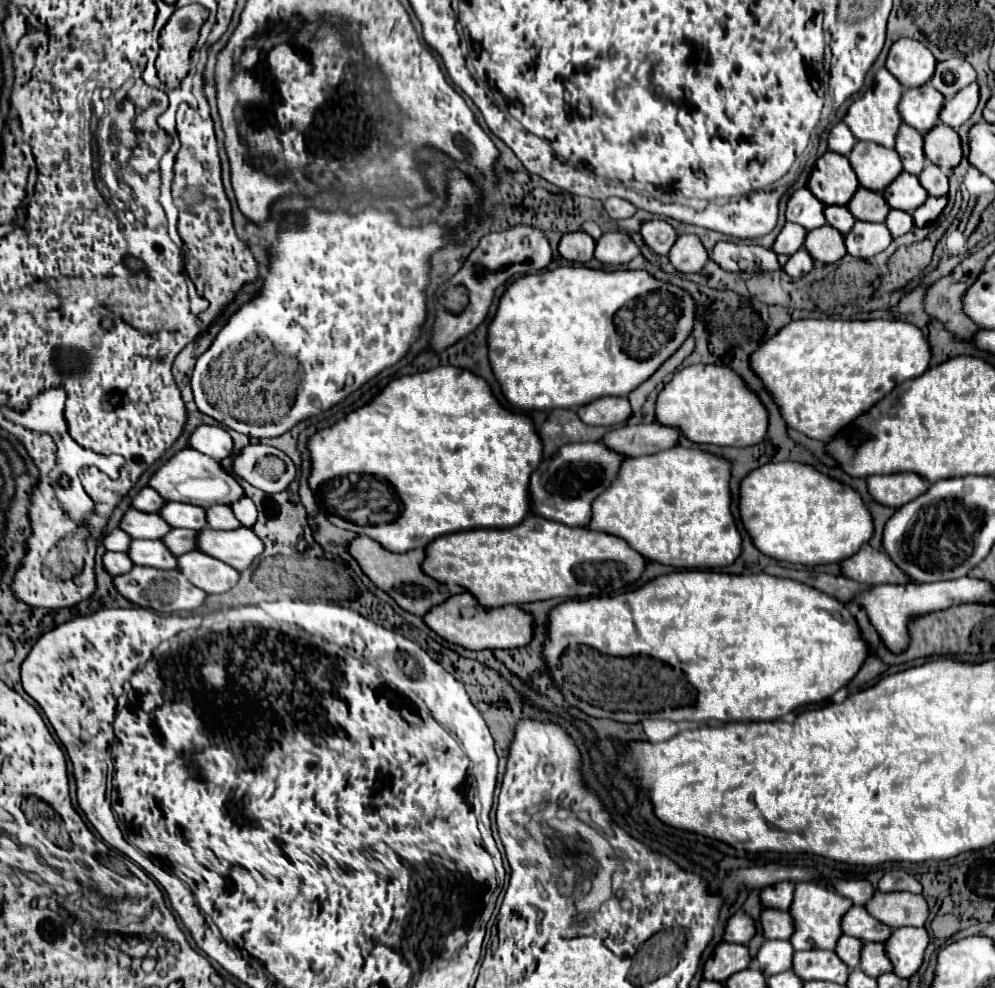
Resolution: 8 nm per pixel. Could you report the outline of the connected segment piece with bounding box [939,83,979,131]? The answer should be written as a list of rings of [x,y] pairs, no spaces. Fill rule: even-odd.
[[[971,83],[963,87],[953,99],[945,101],[939,113],[939,121],[957,131],[973,115],[977,103],[979,103],[979,87],[977,83]]]

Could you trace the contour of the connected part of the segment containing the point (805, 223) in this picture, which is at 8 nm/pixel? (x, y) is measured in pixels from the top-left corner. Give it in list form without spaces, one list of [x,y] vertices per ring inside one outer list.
[[[803,187],[791,195],[791,199],[787,201],[785,215],[787,215],[787,221],[797,223],[797,225],[805,227],[807,231],[825,225],[823,203],[819,203],[819,199],[807,187]]]

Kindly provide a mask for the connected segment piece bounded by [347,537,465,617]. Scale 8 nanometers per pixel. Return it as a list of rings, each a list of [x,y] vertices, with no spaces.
[[[355,537],[349,541],[347,551],[351,553],[353,559],[357,559],[357,563],[361,565],[363,573],[373,581],[375,587],[383,589],[401,609],[423,617],[423,613],[427,613],[433,605],[443,603],[445,599],[463,593],[463,587],[447,587],[447,585],[439,585],[437,581],[433,581],[431,577],[427,577],[421,571],[421,561],[425,557],[425,553],[421,549],[413,549],[407,553],[391,553],[387,549],[383,549],[377,541],[369,539],[369,537]]]

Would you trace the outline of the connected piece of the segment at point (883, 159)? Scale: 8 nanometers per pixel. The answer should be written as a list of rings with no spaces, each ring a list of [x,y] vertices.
[[[859,141],[853,147],[849,163],[857,173],[861,187],[871,191],[883,191],[903,171],[899,155],[893,149],[865,141]]]

